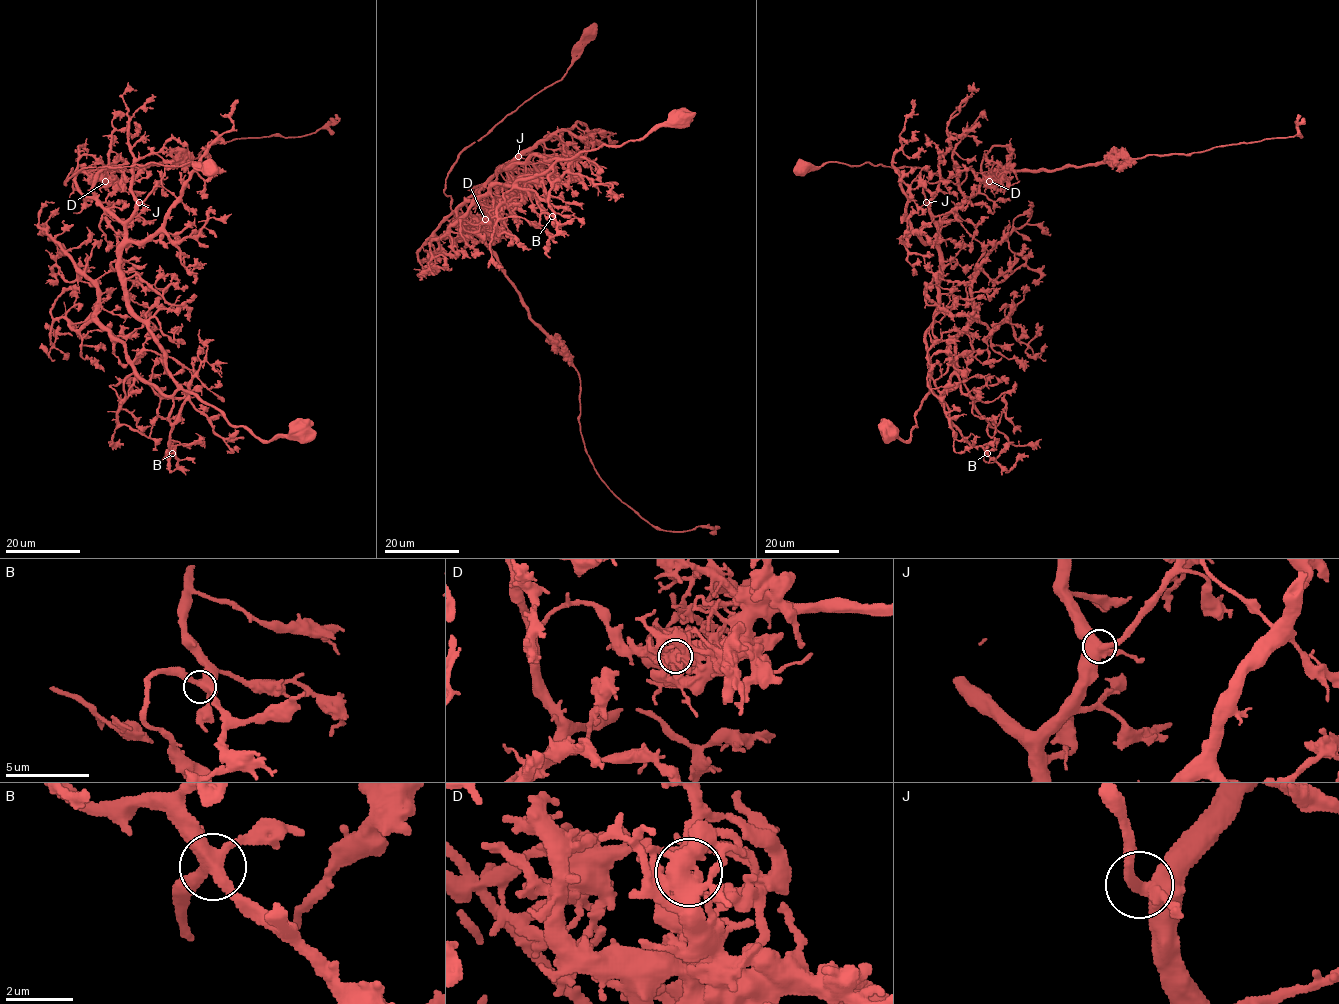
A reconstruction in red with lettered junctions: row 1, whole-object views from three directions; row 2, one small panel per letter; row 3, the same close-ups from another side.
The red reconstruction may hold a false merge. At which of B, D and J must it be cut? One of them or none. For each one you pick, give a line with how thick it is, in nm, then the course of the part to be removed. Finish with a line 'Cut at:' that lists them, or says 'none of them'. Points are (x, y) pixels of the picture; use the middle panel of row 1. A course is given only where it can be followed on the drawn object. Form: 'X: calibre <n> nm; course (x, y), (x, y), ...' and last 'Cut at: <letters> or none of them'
D: calibre 400 nm; course (485, 219), (488, 250), (528, 317), (578, 373), (580, 432), (599, 478), (664, 530), (715, 528)
Cut at: D

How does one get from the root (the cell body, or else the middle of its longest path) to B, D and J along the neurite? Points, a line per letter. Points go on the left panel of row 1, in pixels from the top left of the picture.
B: (297, 428), (264, 441), (179, 390), (169, 414), (172, 453)
D: (297, 428), (257, 438), (173, 377), (128, 302), (124, 226), (93, 190), (99, 170), (105, 181)
J: (297, 428), (268, 441), (257, 438), (173, 377), (164, 349), (128, 302), (120, 269), (124, 224), (139, 202)

